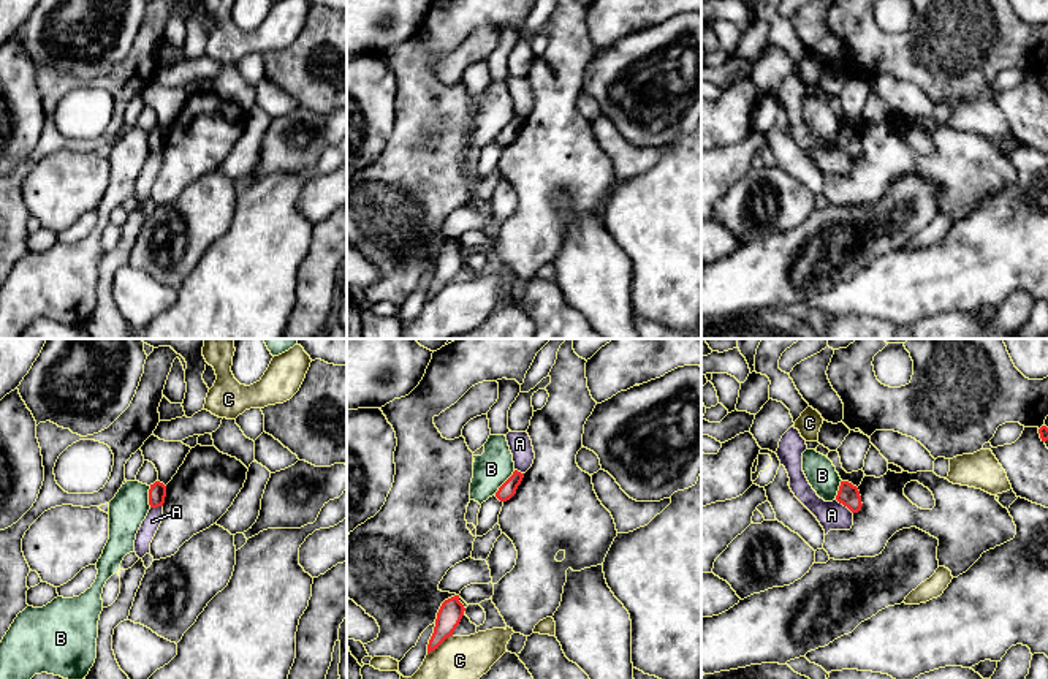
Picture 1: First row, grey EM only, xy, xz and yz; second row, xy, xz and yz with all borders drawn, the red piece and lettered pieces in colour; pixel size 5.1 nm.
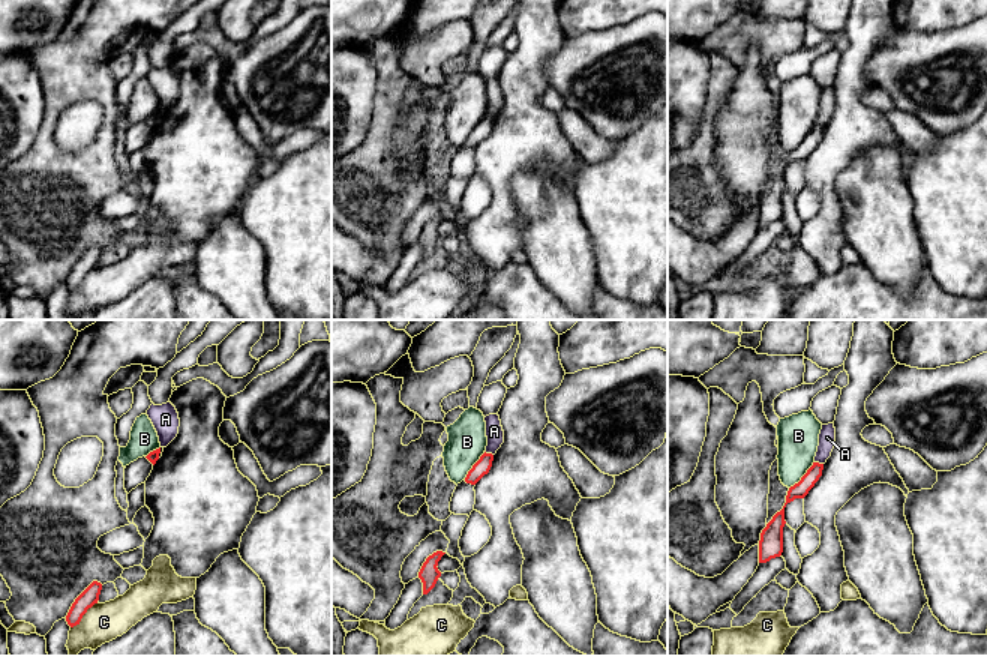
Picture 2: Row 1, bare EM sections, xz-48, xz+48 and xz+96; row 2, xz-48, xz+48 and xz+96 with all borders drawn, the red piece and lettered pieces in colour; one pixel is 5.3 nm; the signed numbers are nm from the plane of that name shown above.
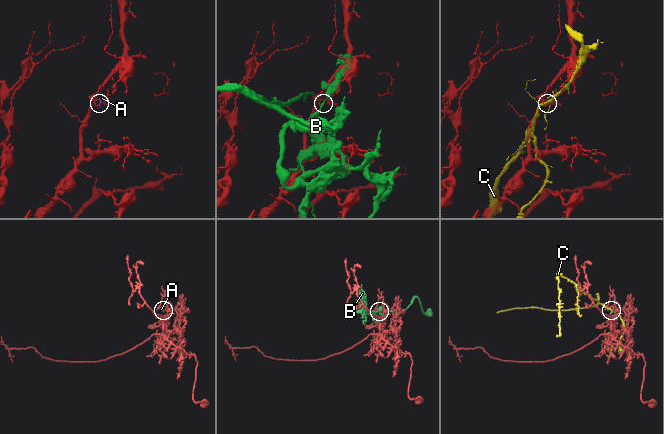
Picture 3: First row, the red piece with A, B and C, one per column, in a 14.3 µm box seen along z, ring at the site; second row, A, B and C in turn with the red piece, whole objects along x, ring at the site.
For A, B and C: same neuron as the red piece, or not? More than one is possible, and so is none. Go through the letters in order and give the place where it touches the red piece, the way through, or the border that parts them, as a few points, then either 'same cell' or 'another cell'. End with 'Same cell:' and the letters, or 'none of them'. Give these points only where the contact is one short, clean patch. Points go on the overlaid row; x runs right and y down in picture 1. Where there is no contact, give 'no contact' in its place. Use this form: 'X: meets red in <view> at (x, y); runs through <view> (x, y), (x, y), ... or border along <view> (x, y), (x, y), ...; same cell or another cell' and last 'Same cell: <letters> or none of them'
A: meets red in yz at (844, 505); border along yz (836, 499), (852, 513); another cell
B: meets red in xz at (505, 481); another cell
C: meets red in xz at (439, 644); another cell
Same cell: none of them

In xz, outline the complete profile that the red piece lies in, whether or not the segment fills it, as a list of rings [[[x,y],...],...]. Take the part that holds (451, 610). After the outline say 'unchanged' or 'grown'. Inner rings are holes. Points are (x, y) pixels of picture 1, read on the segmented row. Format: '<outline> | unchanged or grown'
[[[459,595],[445,600],[437,613],[434,633],[427,644],[427,654],[435,651],[446,638],[453,636],[453,632],[459,625],[464,616],[464,605],[459,601]]] | unchanged

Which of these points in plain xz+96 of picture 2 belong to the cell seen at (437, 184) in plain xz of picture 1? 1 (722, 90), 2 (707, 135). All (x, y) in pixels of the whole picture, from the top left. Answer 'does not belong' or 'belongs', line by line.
1: belongs
2: belongs

